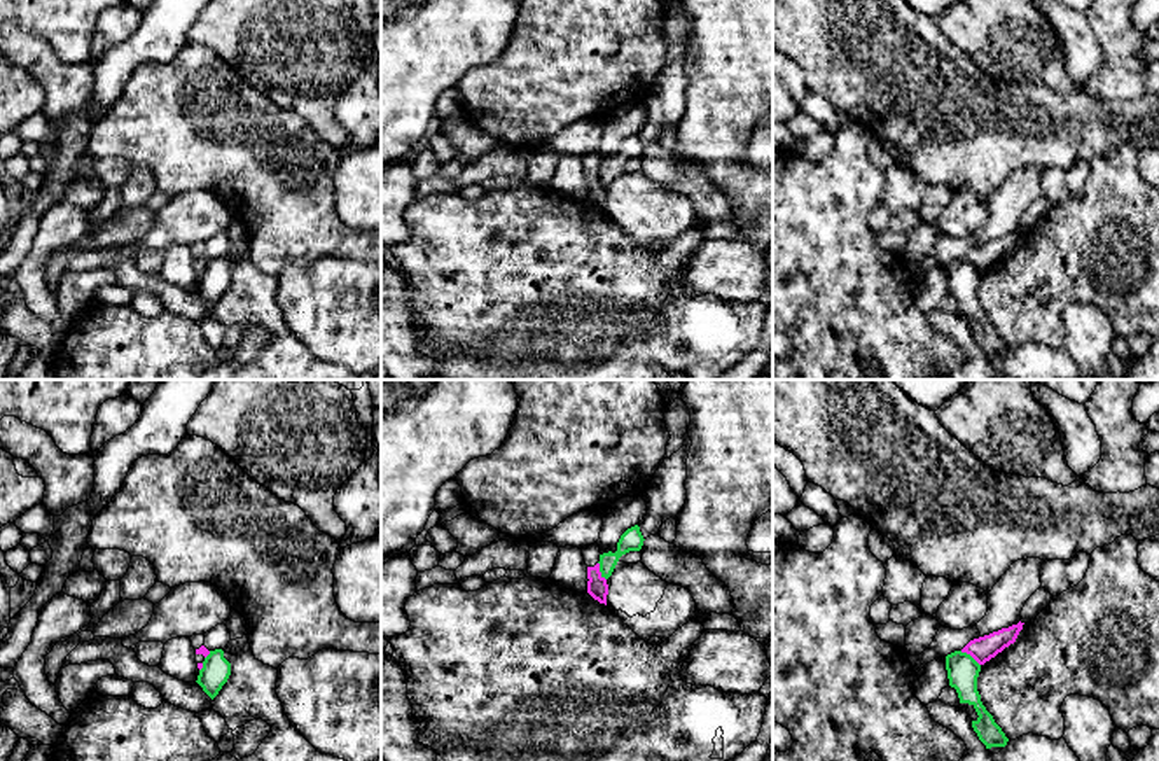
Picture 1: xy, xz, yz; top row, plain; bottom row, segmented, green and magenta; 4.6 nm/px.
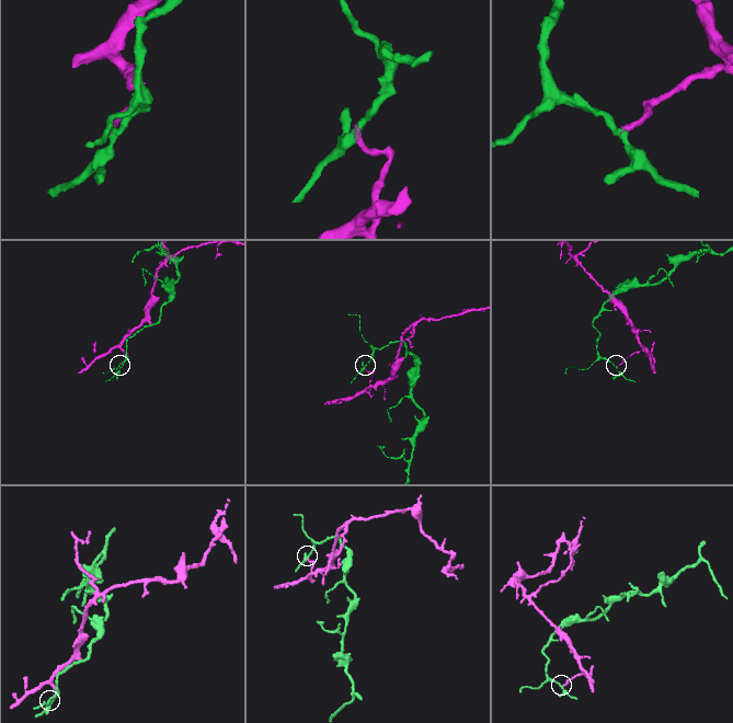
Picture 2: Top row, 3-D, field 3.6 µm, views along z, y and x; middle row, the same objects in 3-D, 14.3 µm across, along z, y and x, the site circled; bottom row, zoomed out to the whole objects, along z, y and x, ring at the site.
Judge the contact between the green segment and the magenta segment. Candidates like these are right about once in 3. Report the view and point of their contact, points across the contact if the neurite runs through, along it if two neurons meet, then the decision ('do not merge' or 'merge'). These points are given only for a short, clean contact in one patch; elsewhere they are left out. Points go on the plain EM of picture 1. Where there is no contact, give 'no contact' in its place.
contact yz (971, 265); border yz (960, 259), (965, 259), (979, 273); do not merge

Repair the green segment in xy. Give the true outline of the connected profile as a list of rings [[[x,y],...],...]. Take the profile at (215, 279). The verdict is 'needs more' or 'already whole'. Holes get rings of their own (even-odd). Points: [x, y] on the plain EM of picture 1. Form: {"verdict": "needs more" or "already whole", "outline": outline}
{"verdict": "already whole", "outline": [[[222,257],[210,259],[198,283],[198,292],[213,308],[231,283],[231,271],[224,266]]]}

